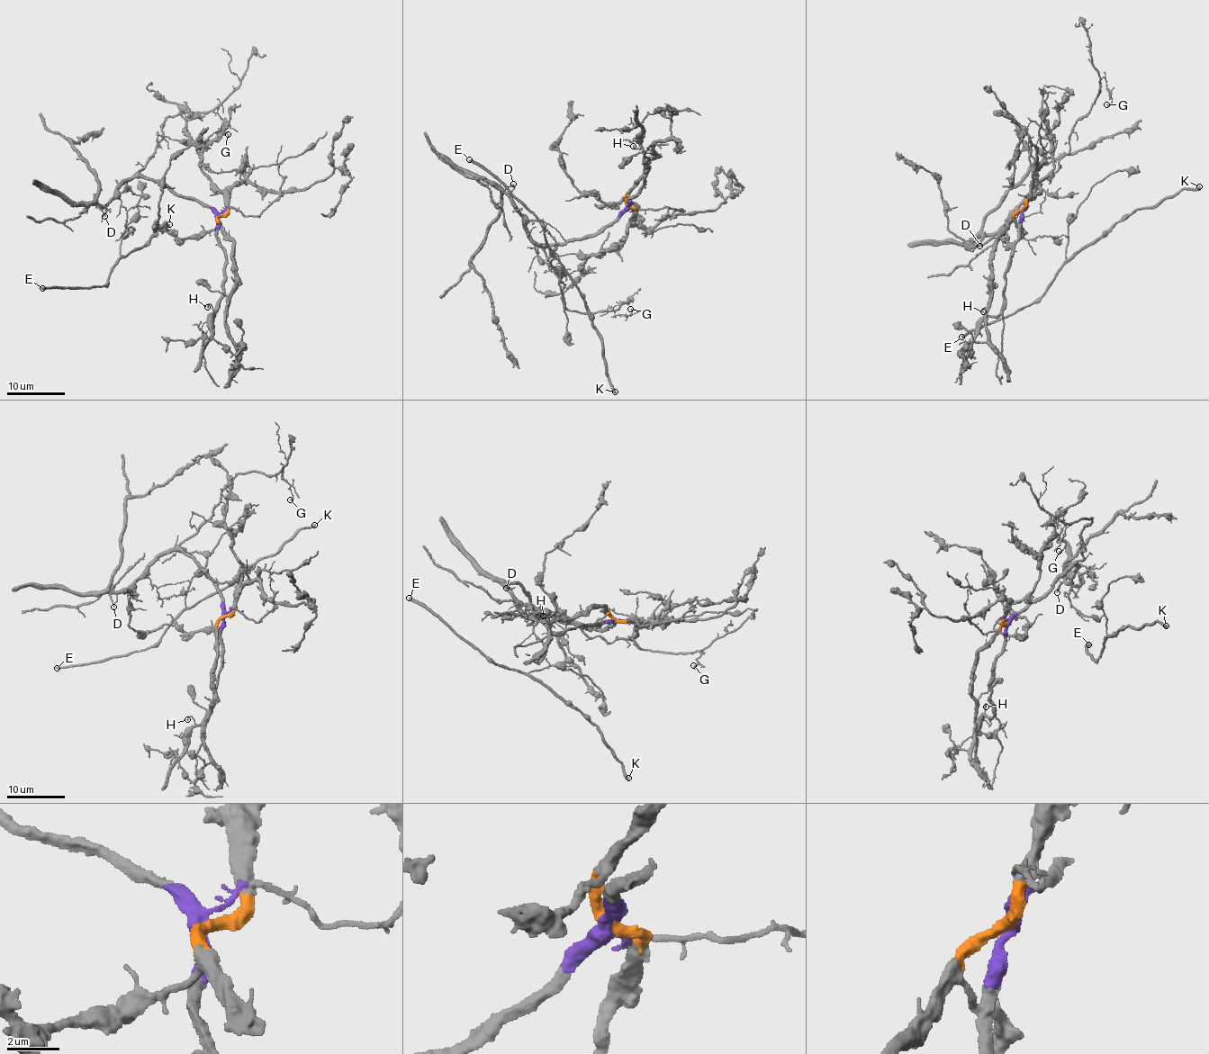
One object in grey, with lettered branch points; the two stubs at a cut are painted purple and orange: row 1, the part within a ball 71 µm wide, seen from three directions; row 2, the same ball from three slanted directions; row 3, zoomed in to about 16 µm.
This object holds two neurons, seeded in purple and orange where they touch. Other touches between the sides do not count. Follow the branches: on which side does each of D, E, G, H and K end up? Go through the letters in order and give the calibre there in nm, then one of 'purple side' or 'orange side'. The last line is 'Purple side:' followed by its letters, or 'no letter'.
D: 120 nm thick; purple side
E: 360 nm thick; purple side
G: 110 nm thick; purple side
H: 110 nm thick; purple side
K: 320 nm thick; purple side
Purple side: D, E, G, H, K

